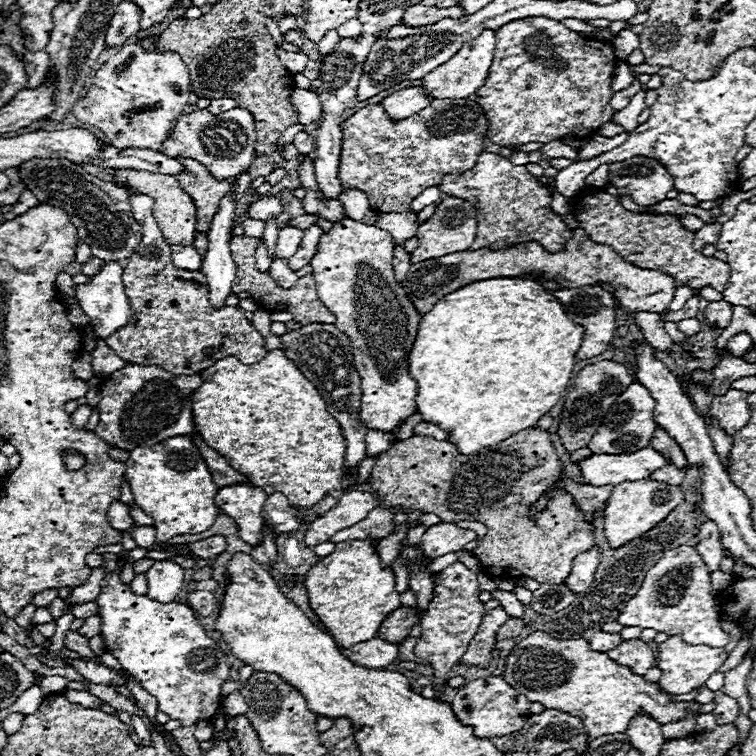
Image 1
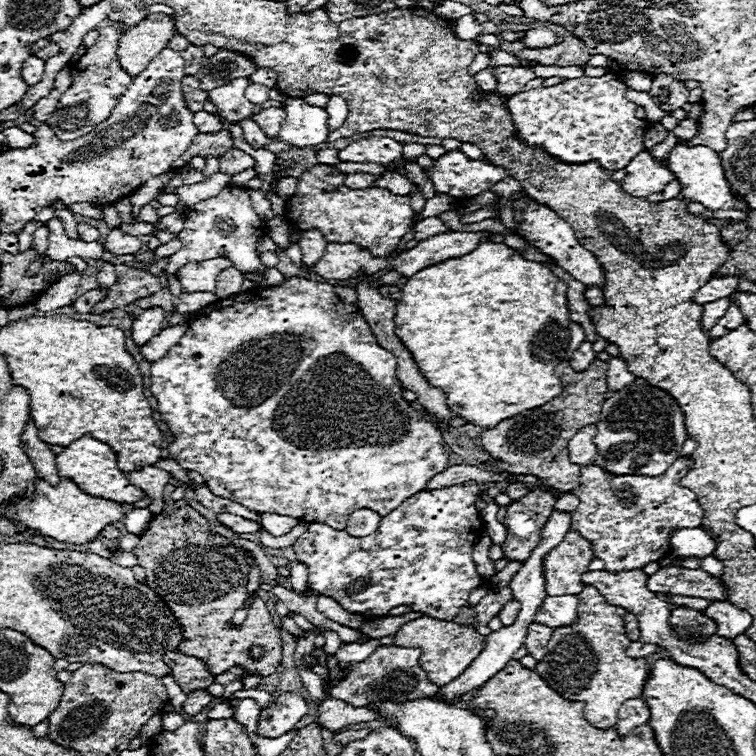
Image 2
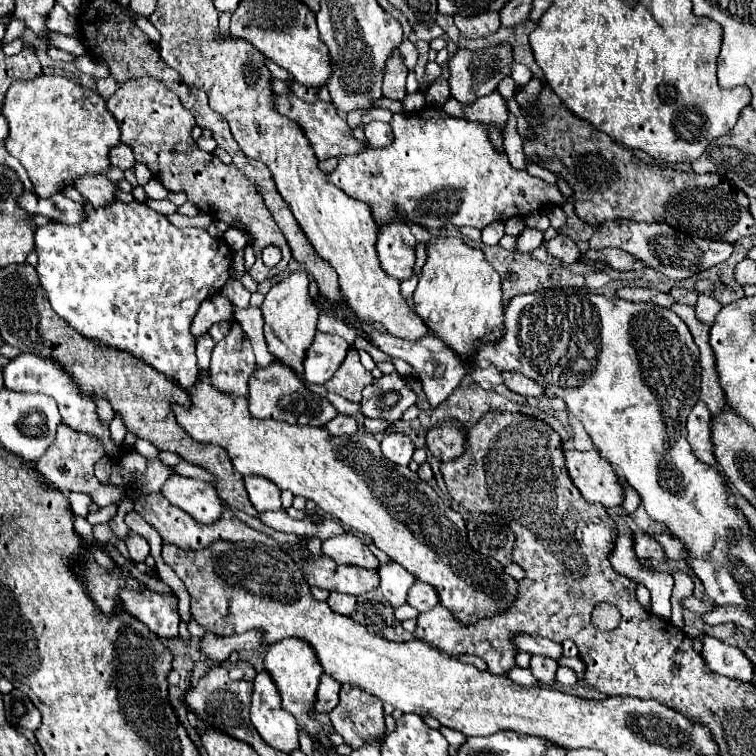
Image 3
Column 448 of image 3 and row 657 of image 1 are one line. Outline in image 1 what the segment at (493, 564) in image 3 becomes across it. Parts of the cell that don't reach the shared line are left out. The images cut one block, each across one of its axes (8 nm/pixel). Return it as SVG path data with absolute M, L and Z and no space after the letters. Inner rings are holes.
M532 632L526 640L518 644L518 650L514 648L506 660L504 668L504 680L512 684L520 694L524 694L530 702L540 702L544 708L556 708L560 712L578 716L586 730L590 732L590 740L604 736L604 734L618 734L626 732L628 724L638 714L654 716L660 724L670 724L676 720L682 720L686 714L710 714L714 710L714 702L700 704L696 700L688 702L672 702L672 694L664 692L656 682L644 680L644 676L634 674L630 668L618 664L616 660L610 660L604 652L590 650L590 644L586 640L556 640L550 634L544 632Z

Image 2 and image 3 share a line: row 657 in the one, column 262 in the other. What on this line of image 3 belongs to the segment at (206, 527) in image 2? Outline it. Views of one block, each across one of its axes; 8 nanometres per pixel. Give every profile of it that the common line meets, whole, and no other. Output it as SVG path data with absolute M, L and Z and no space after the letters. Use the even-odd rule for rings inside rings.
M154 78L128 80L116 94L108 98L108 108L120 124L122 142L132 148L136 162L148 166L148 170L154 174L156 180L164 184L164 188L168 188L170 192L184 192L198 210L210 216L218 212L230 214L230 228L242 230L254 238L252 248L256 254L256 262L248 270L252 280L264 282L284 272L292 258L292 252L286 244L286 238L282 236L282 230L278 228L278 224L274 224L274 216L270 216L270 210L266 208L266 204L262 204L258 188L254 188L254 184L250 184L250 180L246 180L246 176L234 164L224 164L218 156L198 148L196 140L192 138L196 120L194 116L190 116L190 110L182 106L174 92L170 92L160 80ZM266 246L278 246L282 250L278 268L266 268L260 260L260 254Z

